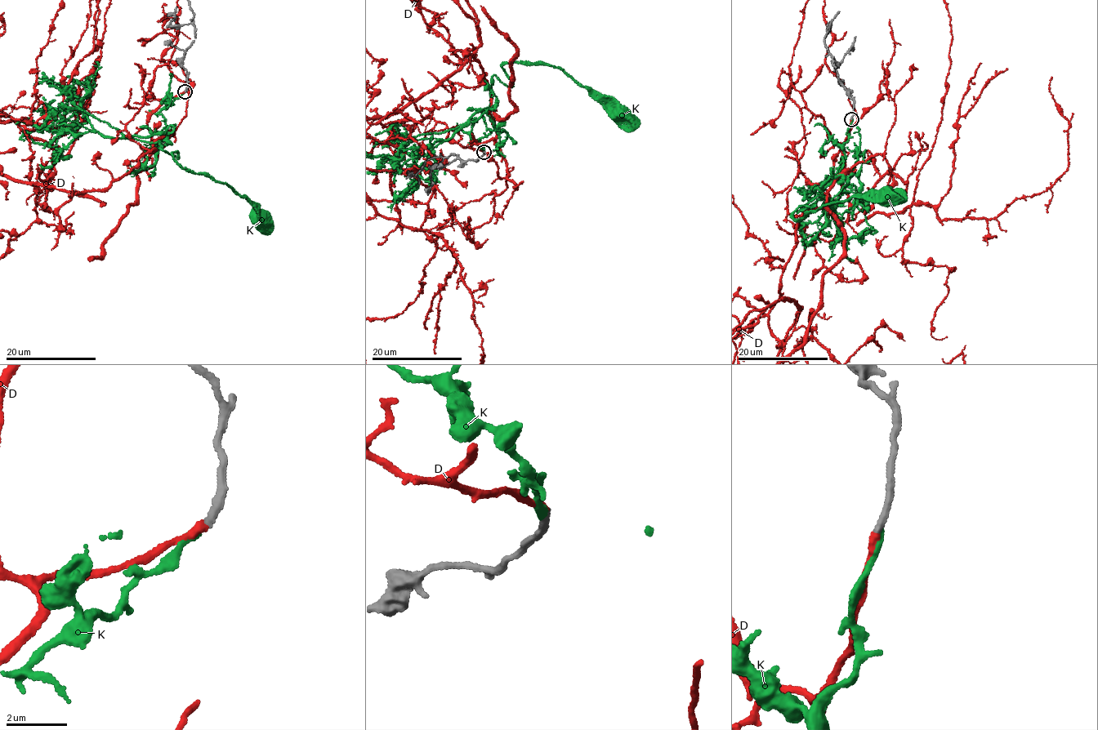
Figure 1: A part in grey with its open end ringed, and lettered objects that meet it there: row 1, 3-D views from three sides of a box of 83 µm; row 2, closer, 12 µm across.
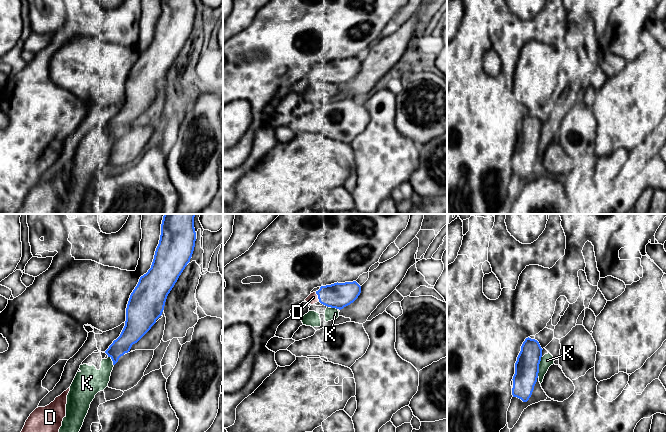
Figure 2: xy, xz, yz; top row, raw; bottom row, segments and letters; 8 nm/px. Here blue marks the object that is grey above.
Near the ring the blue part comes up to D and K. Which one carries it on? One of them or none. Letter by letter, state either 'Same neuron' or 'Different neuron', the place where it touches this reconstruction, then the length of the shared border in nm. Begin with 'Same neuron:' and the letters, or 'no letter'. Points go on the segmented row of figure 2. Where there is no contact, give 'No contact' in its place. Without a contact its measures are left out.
Same neuron: D
D: Same neuron. Touches blue at xz (318, 297). Shared border 90 nm
K: Different neuron. Touches blue at yz (538, 366). Shared border 170 nm

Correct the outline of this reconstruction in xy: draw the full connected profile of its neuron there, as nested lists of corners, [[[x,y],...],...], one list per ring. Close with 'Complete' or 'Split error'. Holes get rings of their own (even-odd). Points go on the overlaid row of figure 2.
[[[164,214],[151,268],[140,277],[126,308],[125,326],[105,353],[115,365],[162,315],[168,294],[192,257],[195,214]]]. Complete

